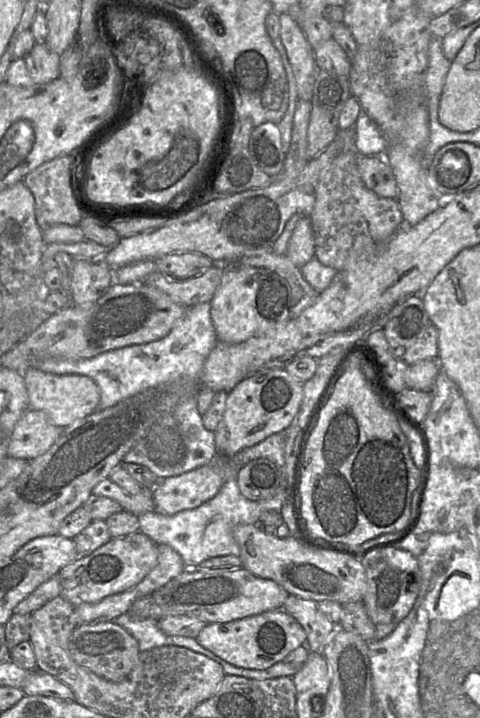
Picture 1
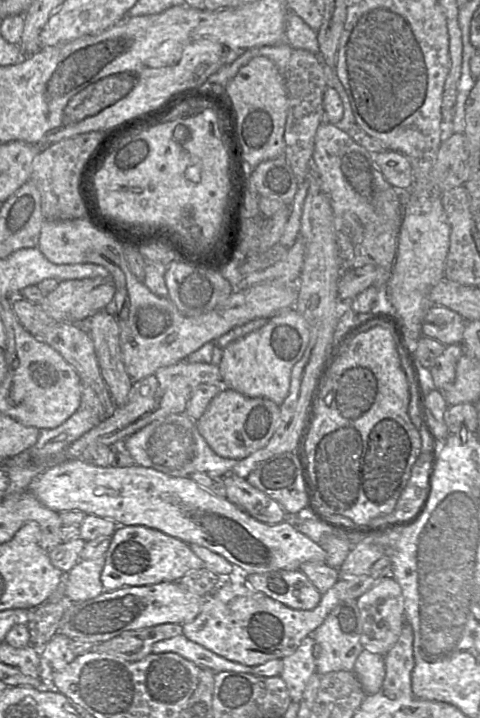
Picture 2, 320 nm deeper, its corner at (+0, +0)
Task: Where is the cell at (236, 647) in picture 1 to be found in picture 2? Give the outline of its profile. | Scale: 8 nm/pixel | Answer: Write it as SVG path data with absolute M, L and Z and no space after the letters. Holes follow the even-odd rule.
M230 573L230 579L224 579L208 595L196 618L182 625L183 635L227 660L246 666L283 659L295 652L301 641L322 624L337 604L349 599L356 600L382 578L368 575L338 578L334 586L321 594L320 602L314 609L296 610L252 589Z

